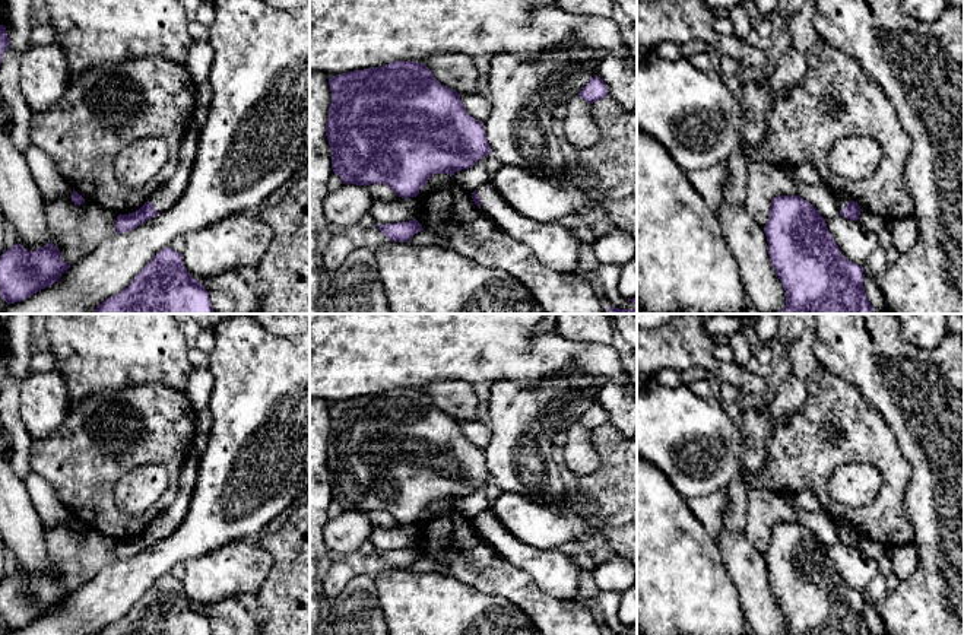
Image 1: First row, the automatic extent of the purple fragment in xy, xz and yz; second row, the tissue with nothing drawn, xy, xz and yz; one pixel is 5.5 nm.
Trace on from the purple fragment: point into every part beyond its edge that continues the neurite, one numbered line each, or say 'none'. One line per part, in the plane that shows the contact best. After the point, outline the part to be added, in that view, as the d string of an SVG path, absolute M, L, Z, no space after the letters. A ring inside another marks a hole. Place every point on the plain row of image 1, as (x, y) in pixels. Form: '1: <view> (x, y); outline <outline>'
none

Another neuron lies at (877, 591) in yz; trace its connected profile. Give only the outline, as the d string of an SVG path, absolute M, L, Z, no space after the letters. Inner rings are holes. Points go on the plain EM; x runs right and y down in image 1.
M878 572L862 594L865 606L876 610L876 607L885 600L888 594L885 575L882 572Z

